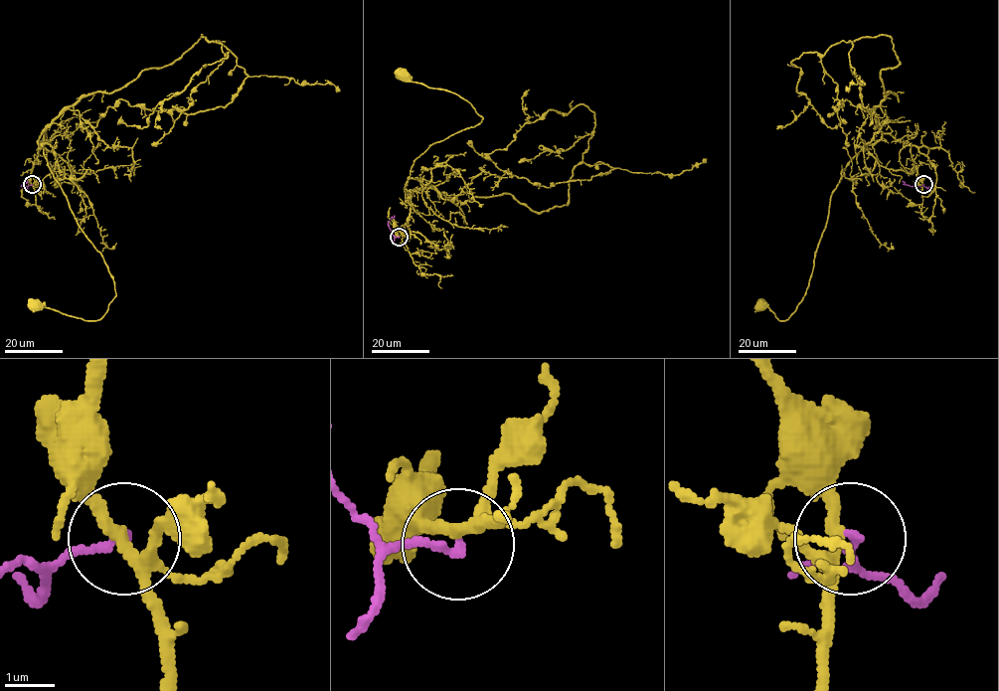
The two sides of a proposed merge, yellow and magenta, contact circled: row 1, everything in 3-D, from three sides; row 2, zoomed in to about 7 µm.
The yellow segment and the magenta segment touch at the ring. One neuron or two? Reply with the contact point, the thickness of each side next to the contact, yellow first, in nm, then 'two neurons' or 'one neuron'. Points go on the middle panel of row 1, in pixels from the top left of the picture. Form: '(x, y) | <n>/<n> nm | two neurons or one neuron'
(399, 237) | 240/160 nm | one neuron

